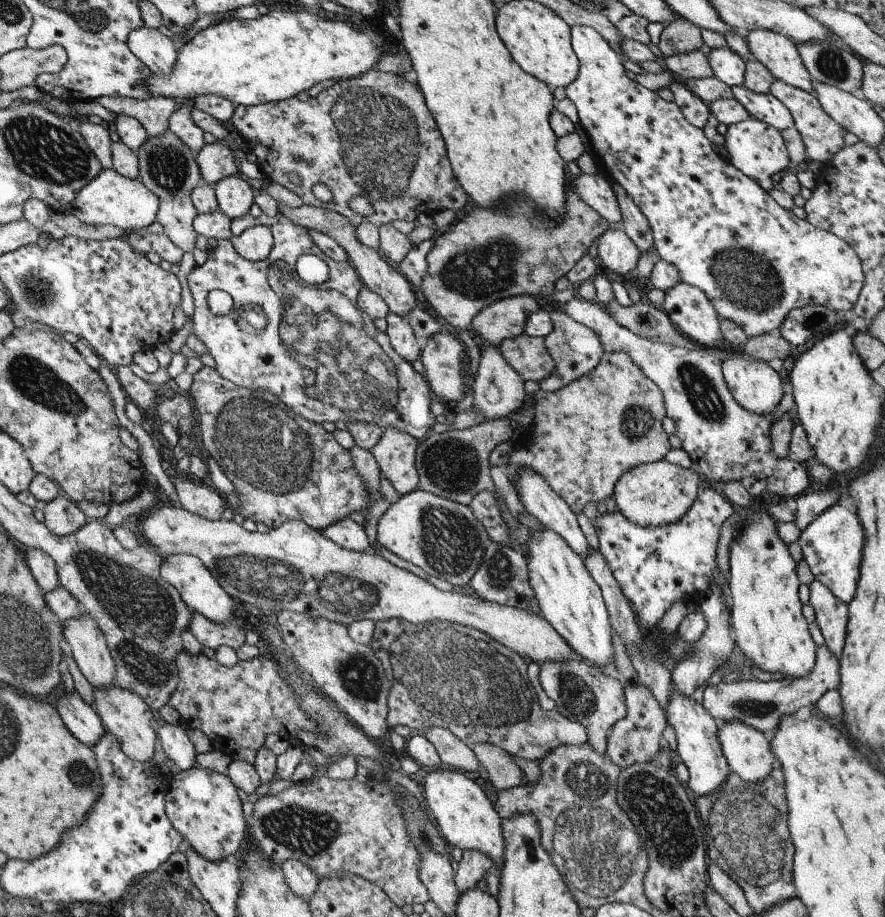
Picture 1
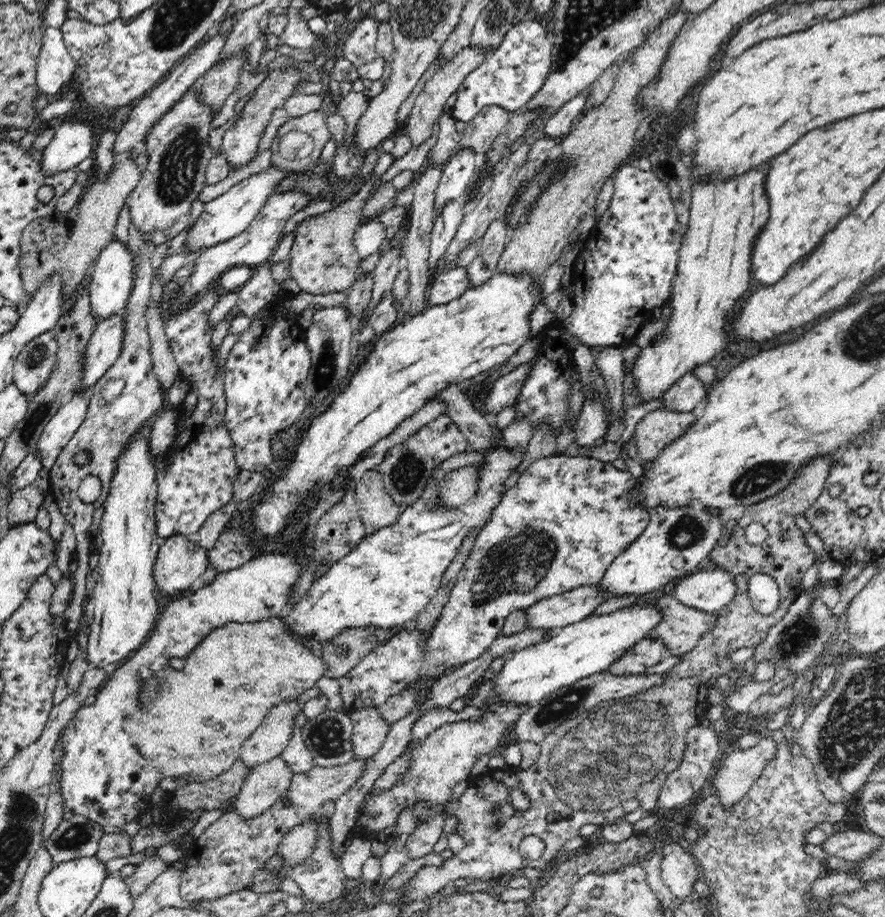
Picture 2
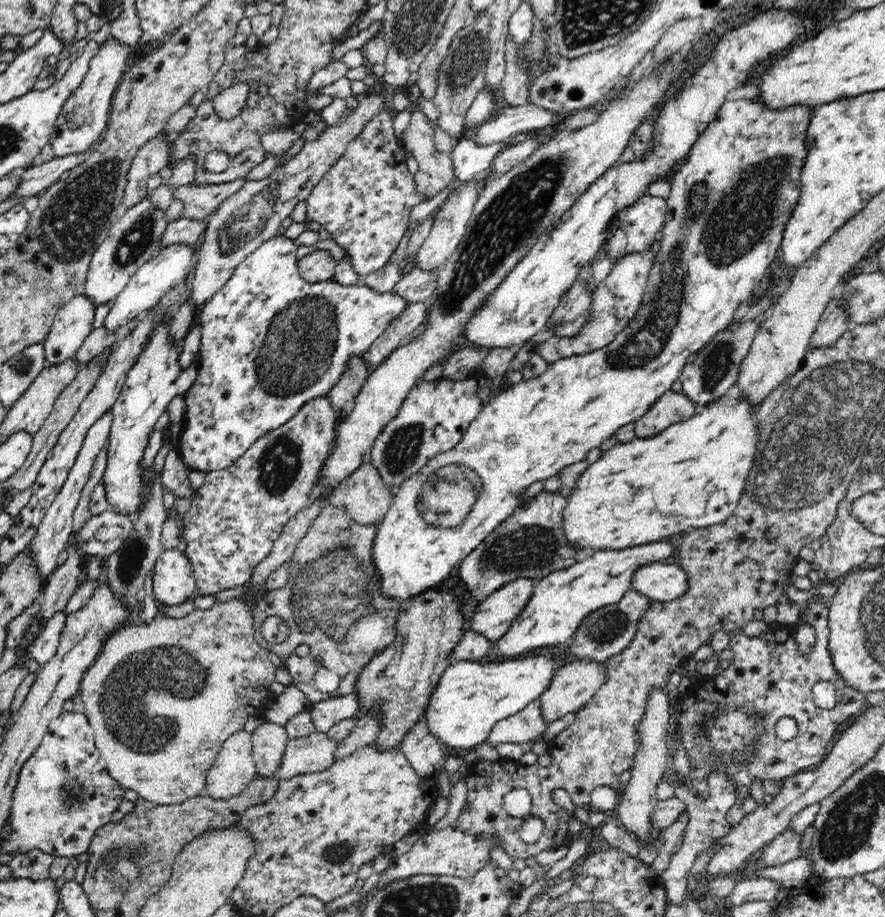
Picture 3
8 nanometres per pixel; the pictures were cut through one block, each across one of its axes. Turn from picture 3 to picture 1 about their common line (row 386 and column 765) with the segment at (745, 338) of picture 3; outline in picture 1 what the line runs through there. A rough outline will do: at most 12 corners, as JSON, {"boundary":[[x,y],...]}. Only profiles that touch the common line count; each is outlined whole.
{"boundary":[[823,644],[804,677],[743,674],[705,686],[716,722],[761,732],[813,709],[838,688],[838,658]]}

